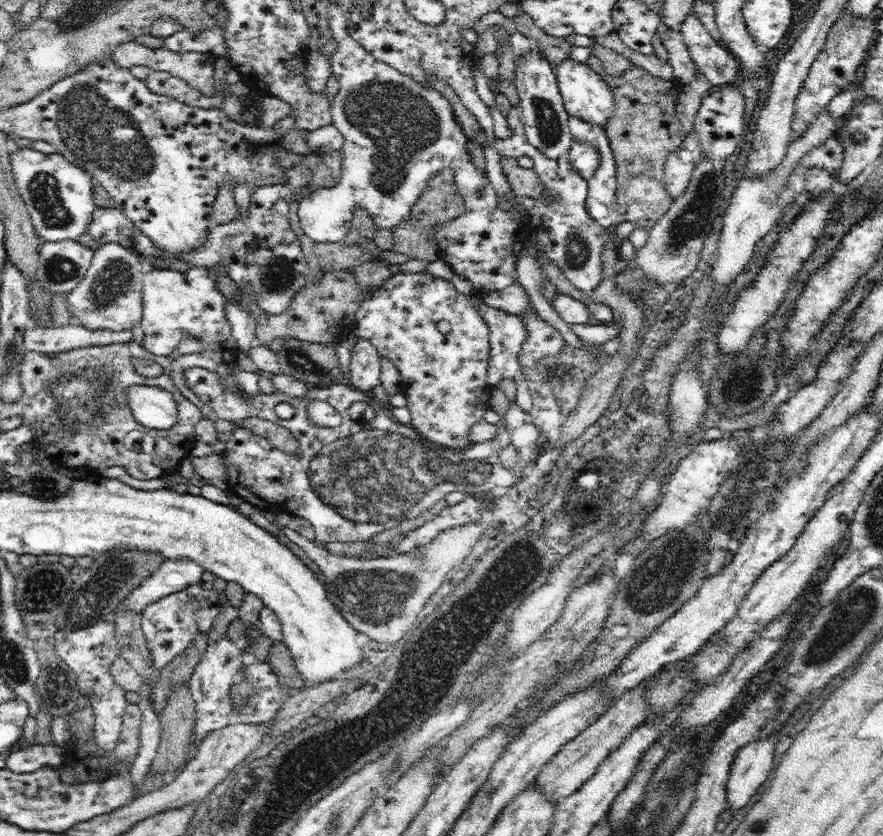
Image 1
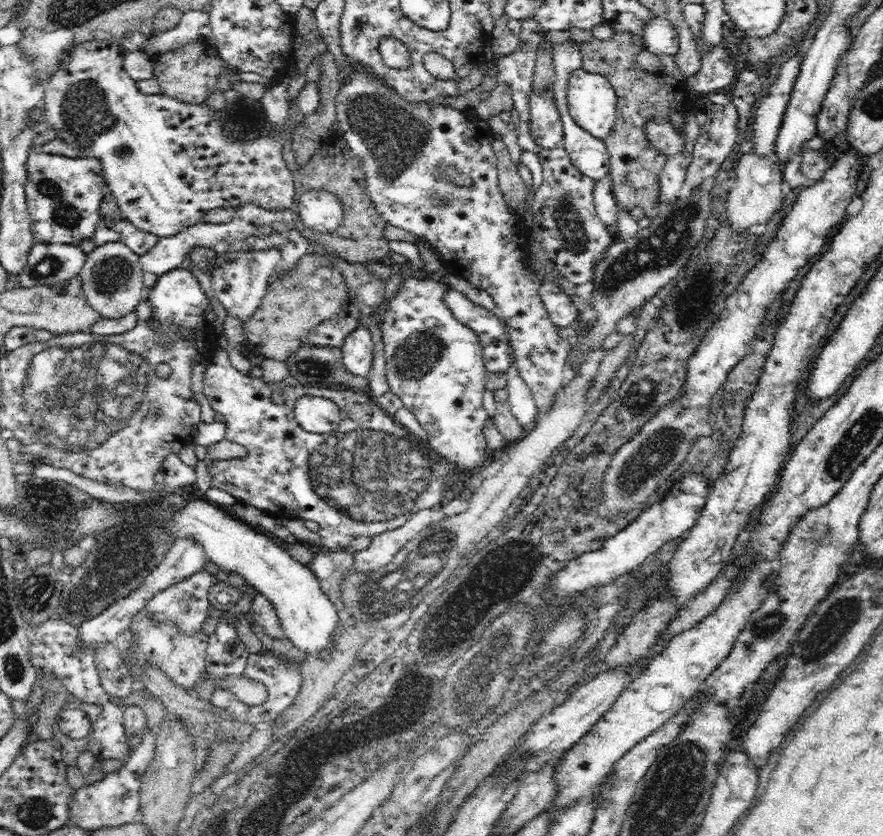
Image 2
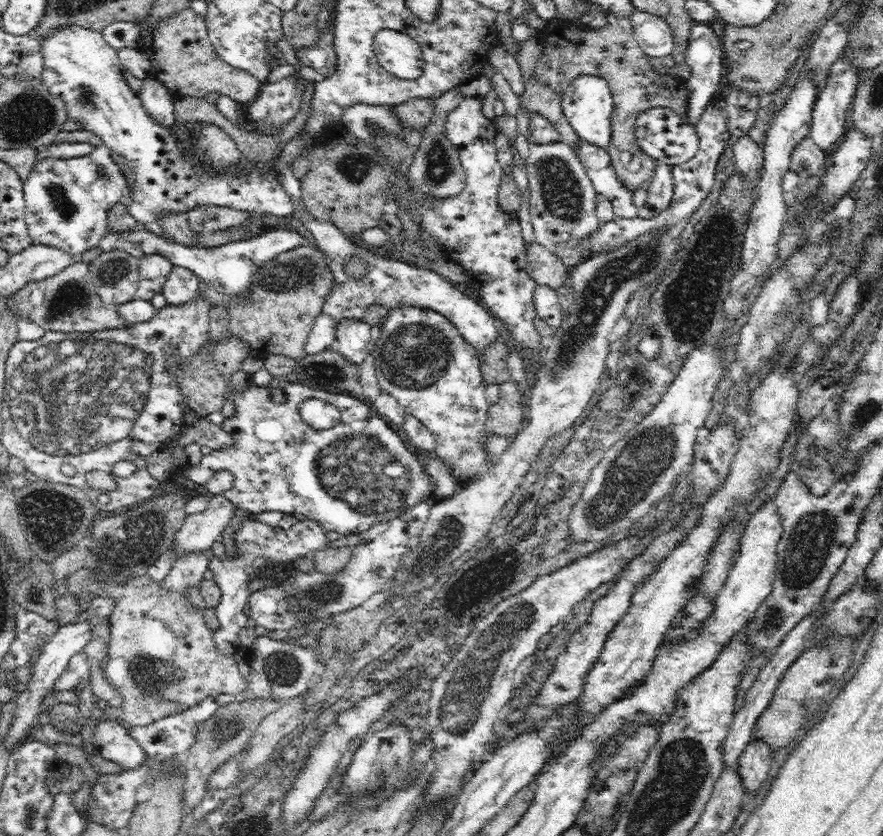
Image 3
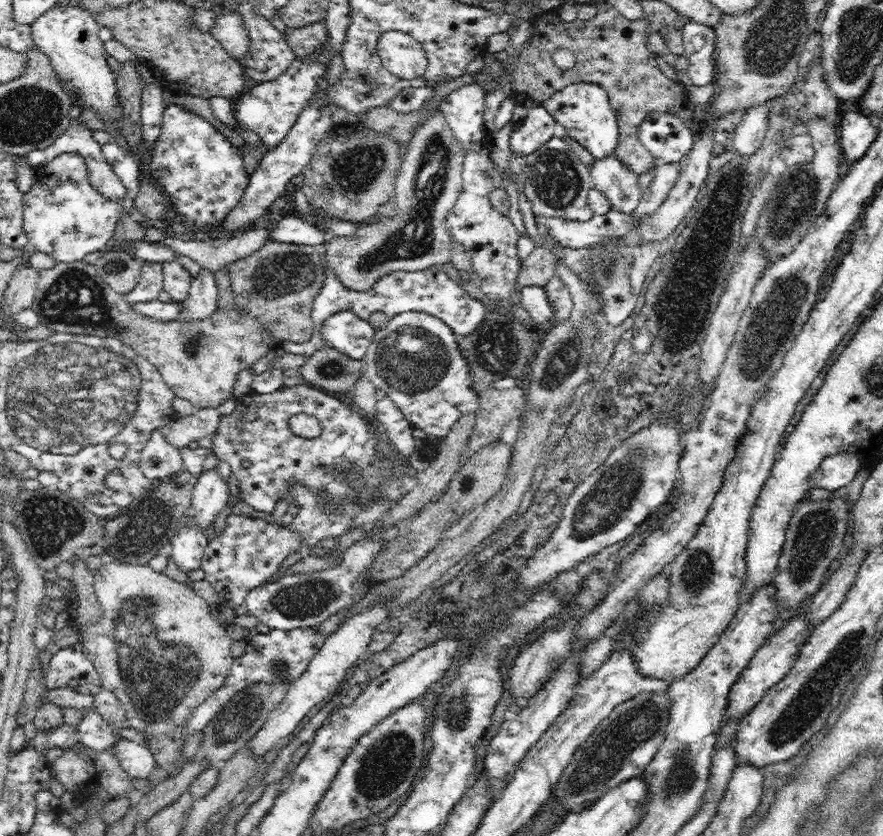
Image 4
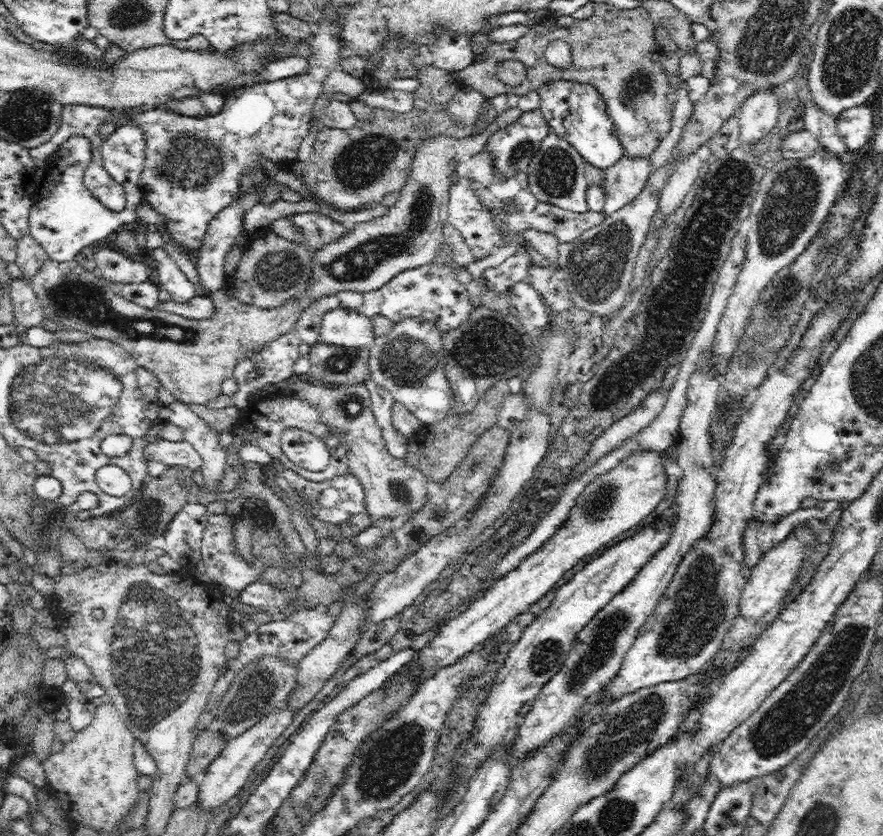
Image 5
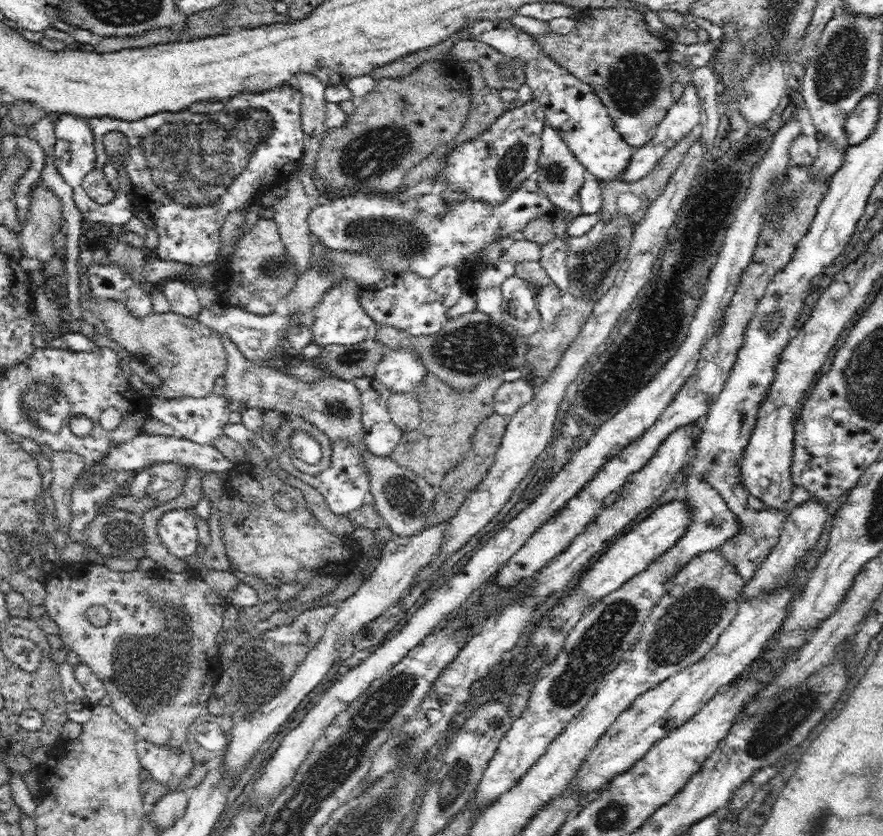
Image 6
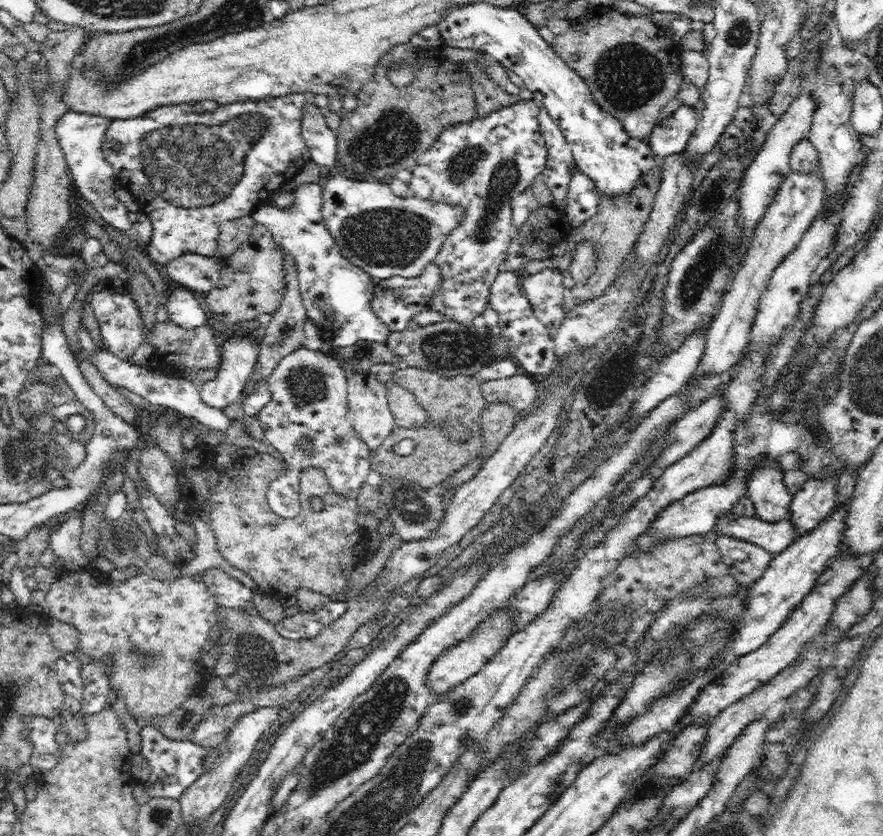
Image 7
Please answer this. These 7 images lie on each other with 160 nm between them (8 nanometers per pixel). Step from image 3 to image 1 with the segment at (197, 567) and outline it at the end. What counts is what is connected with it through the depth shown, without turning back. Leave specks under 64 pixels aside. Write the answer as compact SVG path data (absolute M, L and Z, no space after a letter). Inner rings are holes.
M202 581L184 590L167 594L146 607L141 614L141 627L153 667L161 671L170 662L175 662L193 643L199 632L208 632L221 608L217 591Z

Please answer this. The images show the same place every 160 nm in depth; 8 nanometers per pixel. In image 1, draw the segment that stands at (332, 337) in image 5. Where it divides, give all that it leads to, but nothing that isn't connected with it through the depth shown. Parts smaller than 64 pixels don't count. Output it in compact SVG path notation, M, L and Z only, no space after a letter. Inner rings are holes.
M358 338L352 348L347 382L356 389L371 393L374 386L380 384L380 366L380 355L376 347L371 342Z

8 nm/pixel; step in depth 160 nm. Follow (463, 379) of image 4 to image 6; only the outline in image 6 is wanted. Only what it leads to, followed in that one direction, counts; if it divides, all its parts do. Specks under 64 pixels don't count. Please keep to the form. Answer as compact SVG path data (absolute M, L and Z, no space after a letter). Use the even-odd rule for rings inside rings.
M387 349L382 360L377 364L374 377L380 381L392 394L394 392L408 392L416 395L420 382L427 377L427 370L420 357L414 357L414 351L410 349Z

